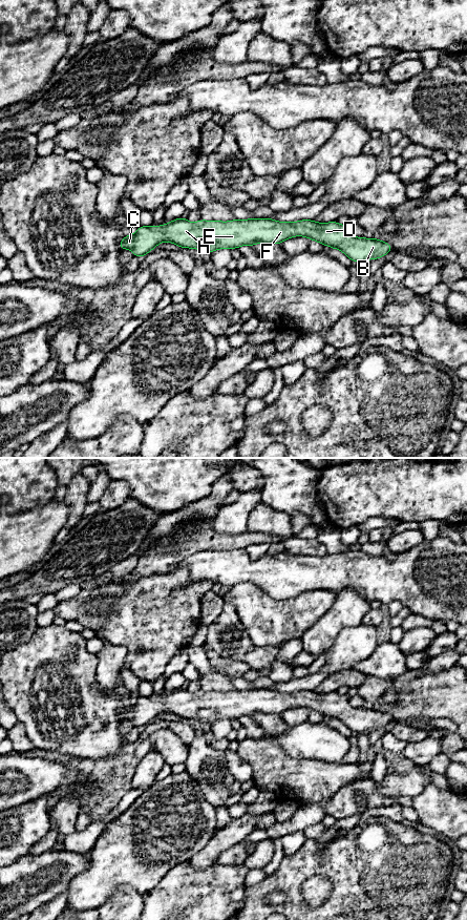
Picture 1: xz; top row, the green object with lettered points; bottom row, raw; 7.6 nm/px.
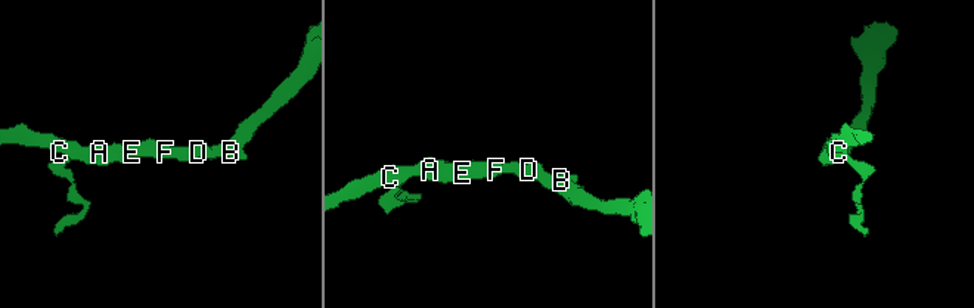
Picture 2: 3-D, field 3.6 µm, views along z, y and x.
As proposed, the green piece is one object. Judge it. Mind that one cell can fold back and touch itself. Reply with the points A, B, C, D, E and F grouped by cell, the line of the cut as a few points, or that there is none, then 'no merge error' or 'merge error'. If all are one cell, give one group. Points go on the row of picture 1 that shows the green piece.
A B C D E F; no cut; no merge error

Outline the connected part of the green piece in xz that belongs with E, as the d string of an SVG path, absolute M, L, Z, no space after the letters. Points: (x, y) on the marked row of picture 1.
M185 216L157 227L141 226L135 234L125 236L119 246L122 250L130 249L134 256L143 257L162 242L210 253L218 249L235 249L259 243L280 245L293 236L306 236L323 246L340 249L356 263L377 259L392 250L389 244L374 237L352 236L347 226L337 222L316 223L303 219L284 223L272 218L250 218L230 222L199 219L190 223Z

